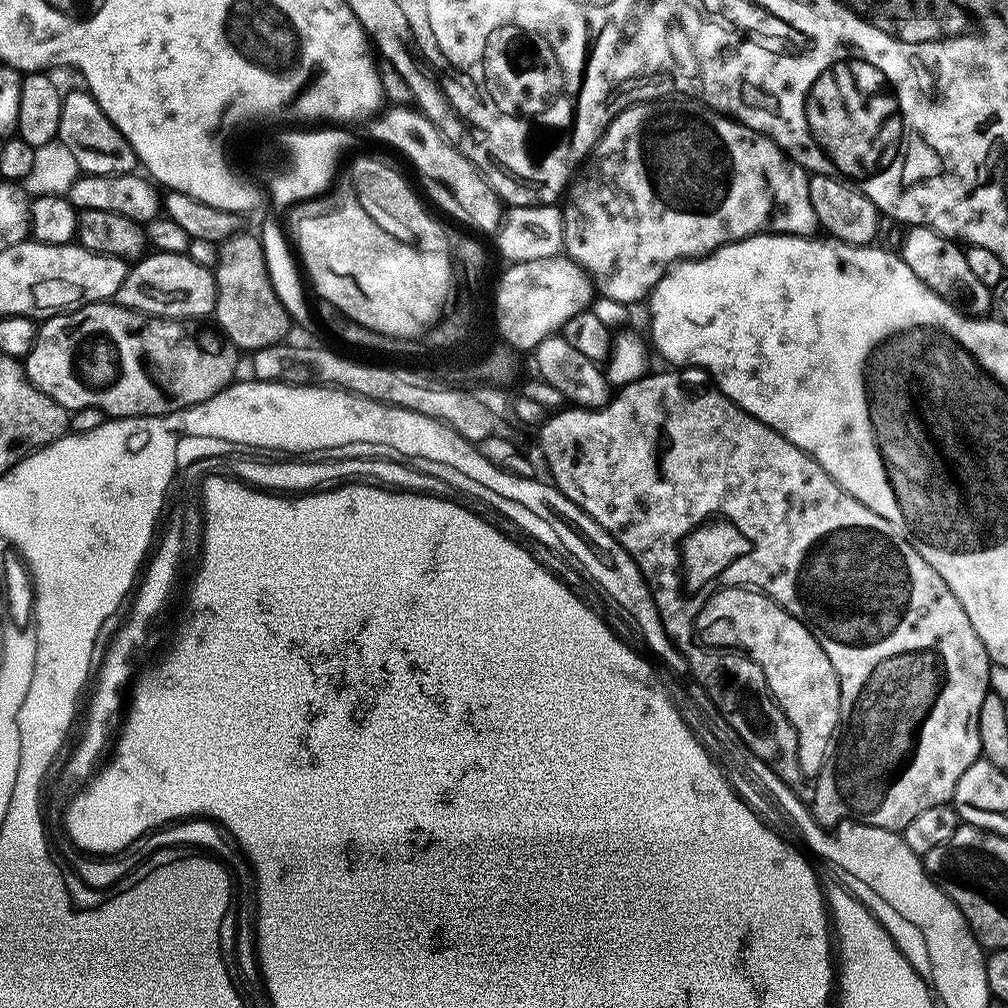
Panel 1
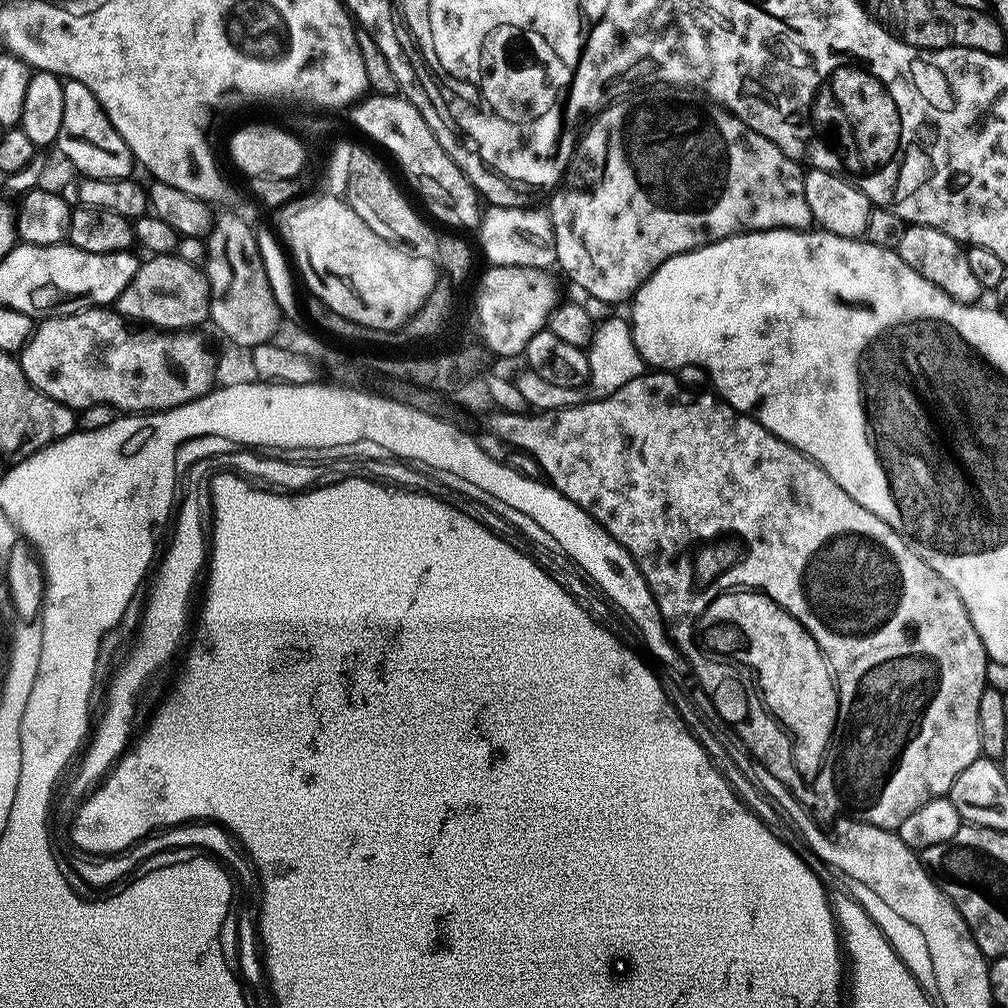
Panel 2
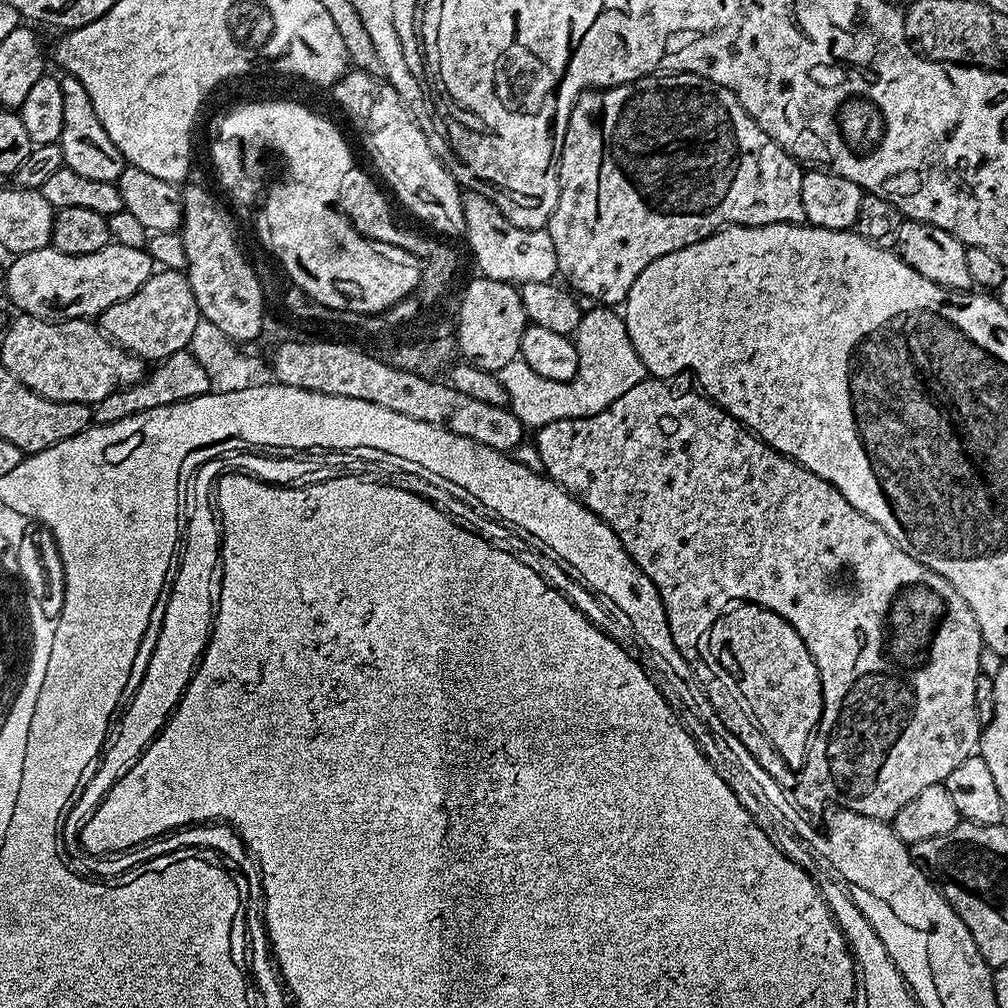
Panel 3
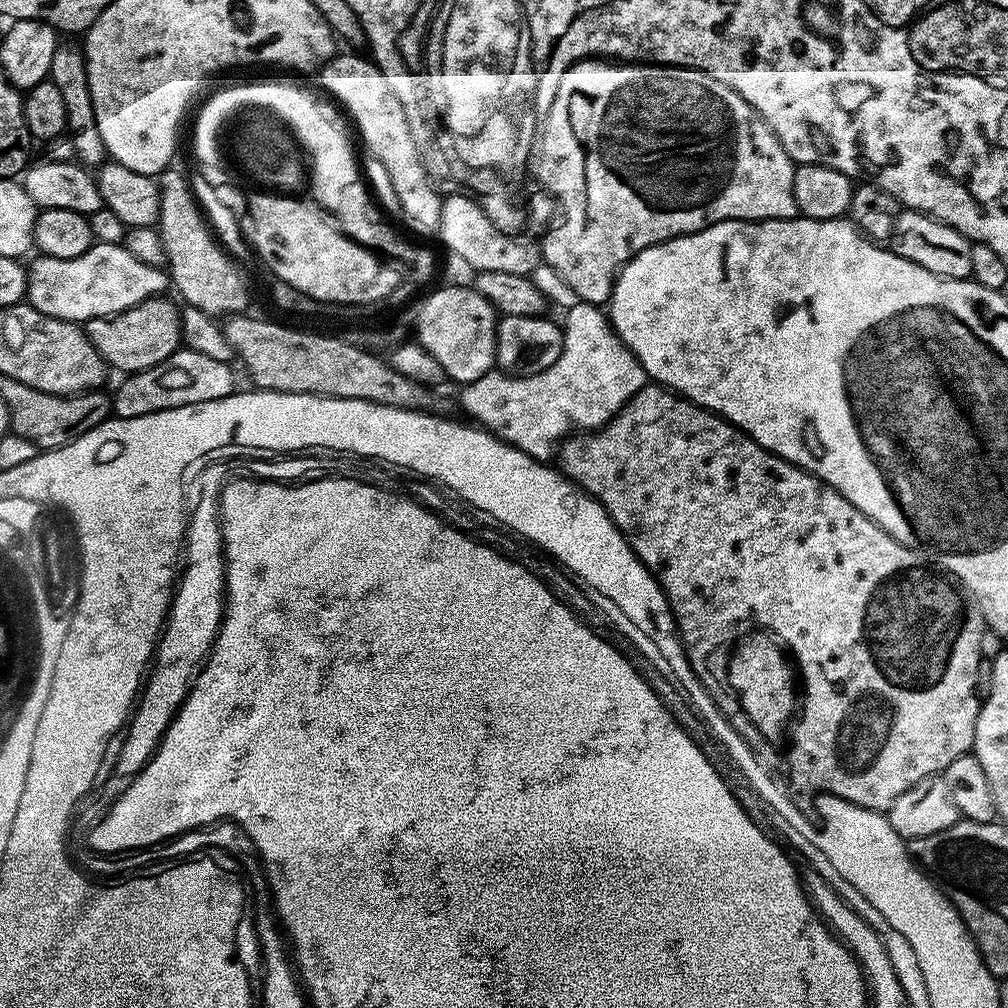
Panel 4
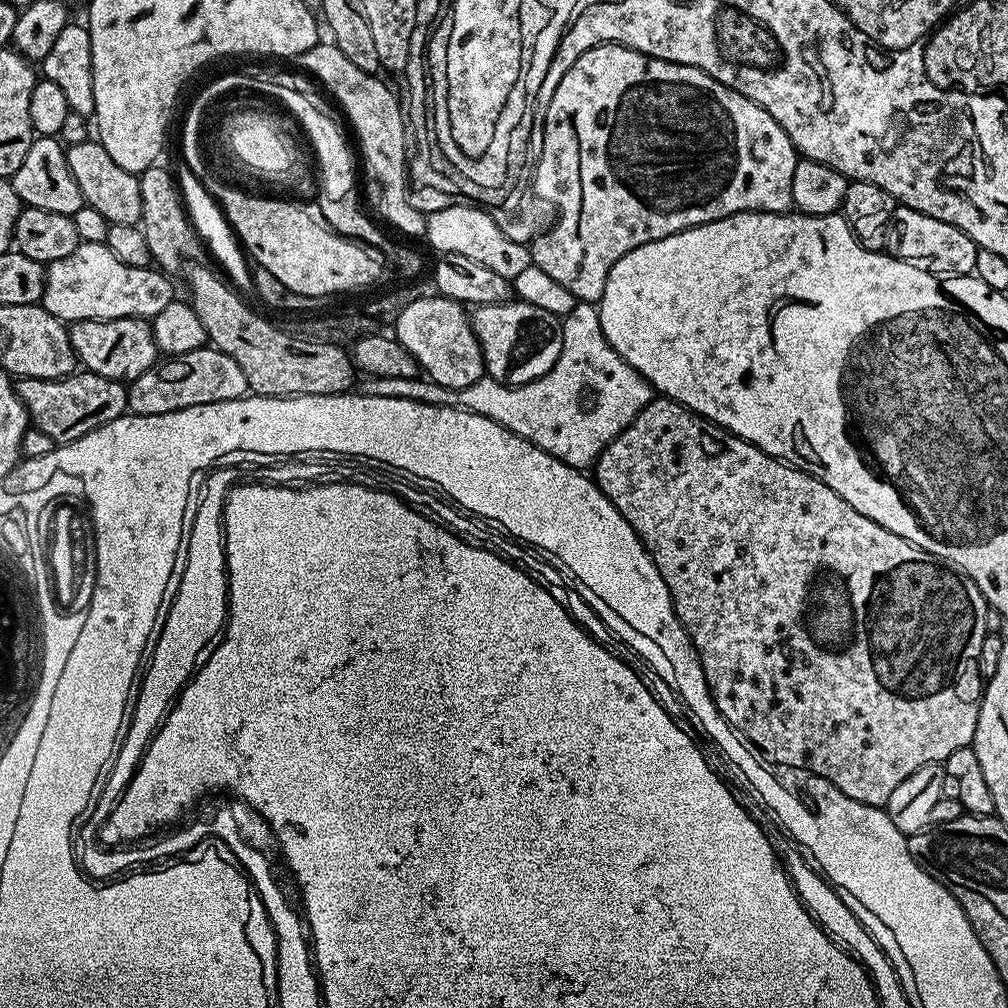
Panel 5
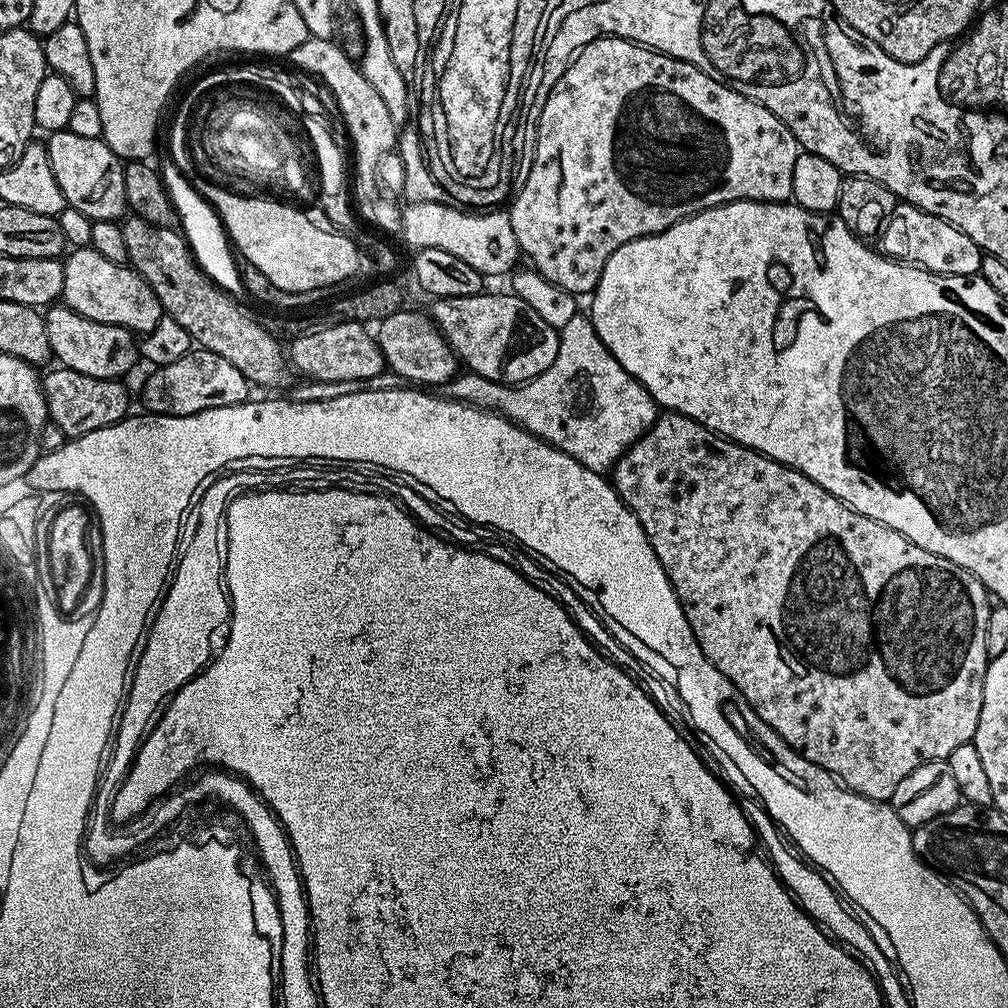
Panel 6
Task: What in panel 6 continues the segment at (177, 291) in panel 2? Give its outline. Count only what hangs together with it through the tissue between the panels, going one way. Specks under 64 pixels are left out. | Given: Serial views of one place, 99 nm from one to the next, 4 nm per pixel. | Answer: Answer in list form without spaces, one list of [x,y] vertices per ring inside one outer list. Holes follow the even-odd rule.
[[[63,306],[49,307],[43,313],[43,318],[53,357],[63,367],[78,374],[90,374],[90,378],[120,380],[138,361],[138,340],[128,328],[94,322]]]

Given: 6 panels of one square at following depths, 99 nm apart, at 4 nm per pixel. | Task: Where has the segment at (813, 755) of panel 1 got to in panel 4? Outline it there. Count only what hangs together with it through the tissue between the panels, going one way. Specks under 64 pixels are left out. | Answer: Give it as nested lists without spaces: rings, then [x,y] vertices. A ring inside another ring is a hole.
[[[754,638],[740,648],[732,664],[732,672],[736,674],[736,688],[744,694],[741,705],[747,709],[745,714],[758,727],[759,732],[773,742],[779,741],[794,710],[794,682],[783,654],[780,646],[772,648],[766,640]]]

